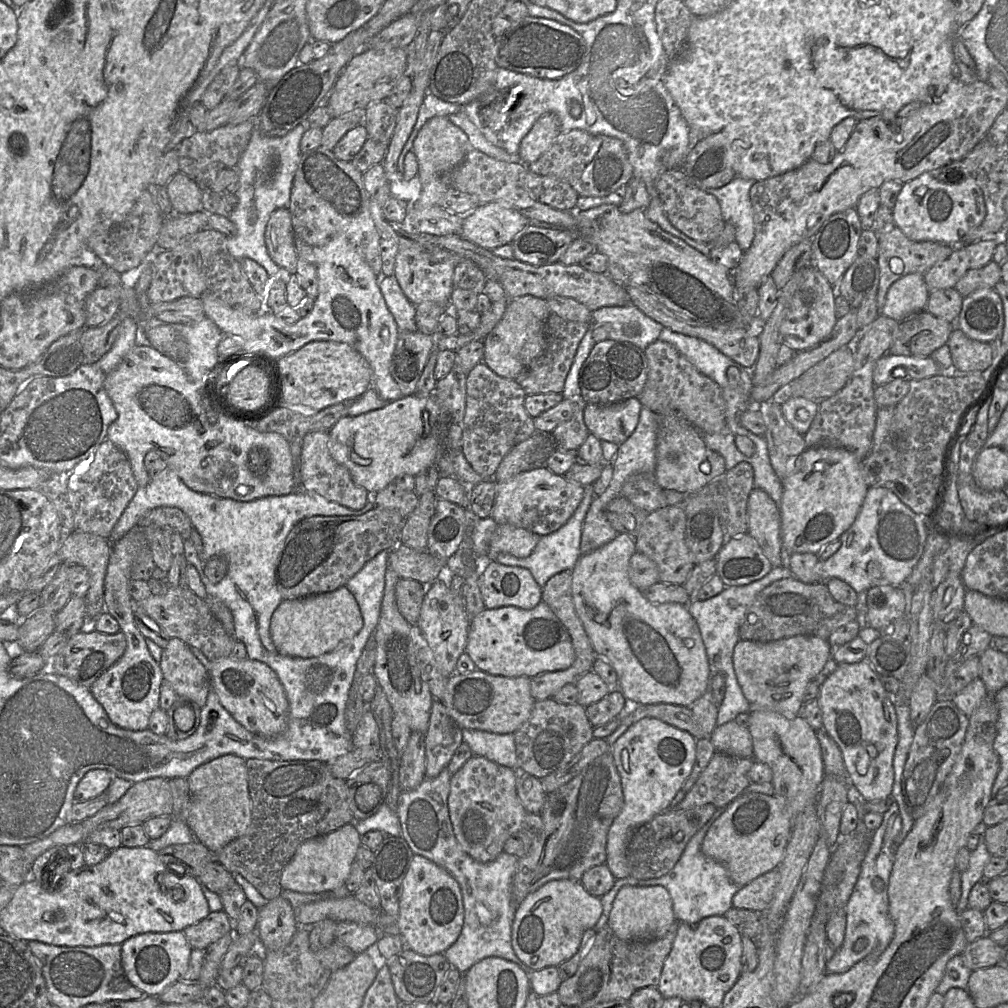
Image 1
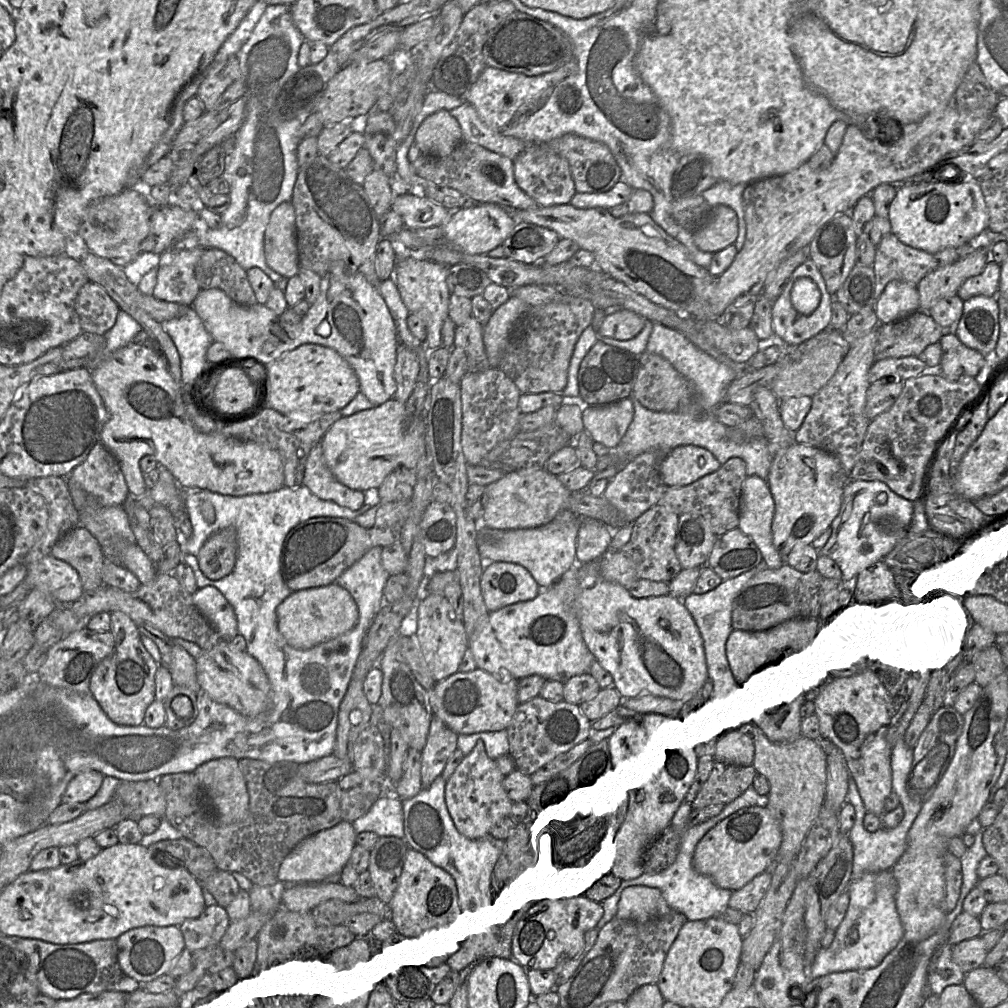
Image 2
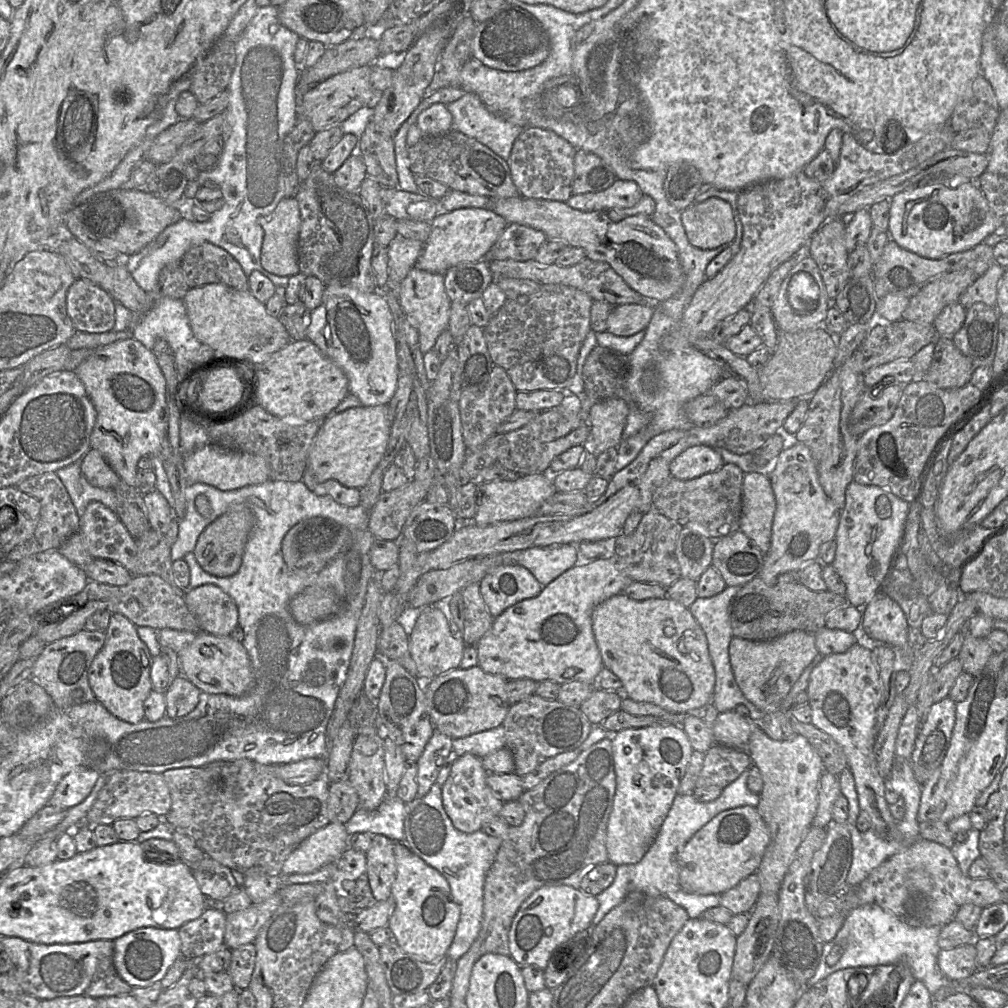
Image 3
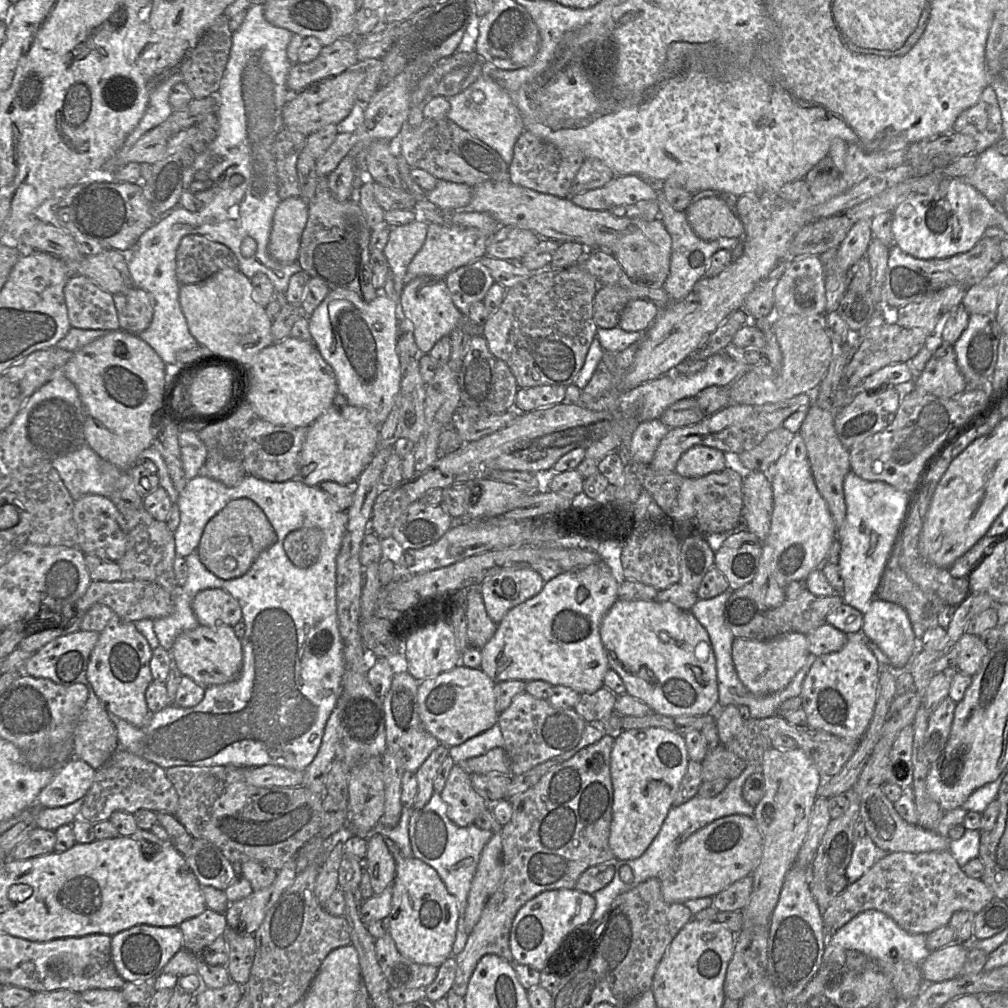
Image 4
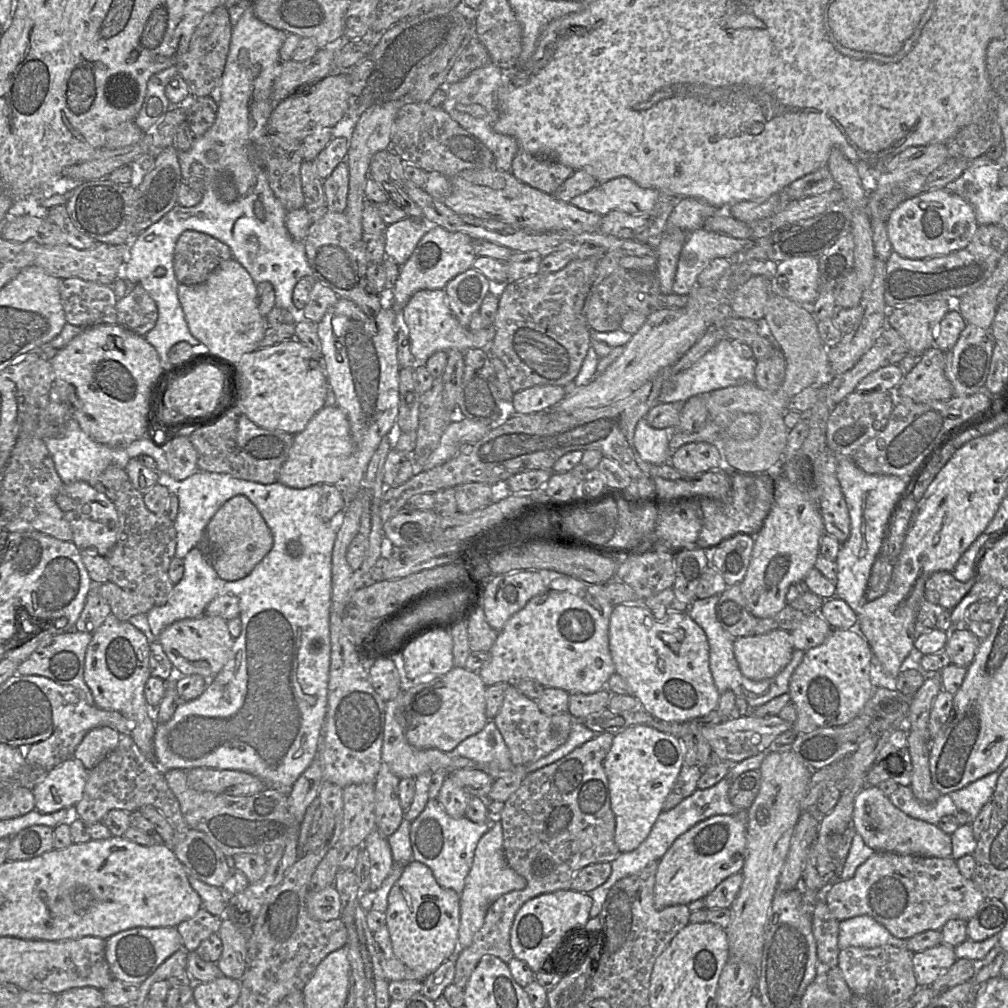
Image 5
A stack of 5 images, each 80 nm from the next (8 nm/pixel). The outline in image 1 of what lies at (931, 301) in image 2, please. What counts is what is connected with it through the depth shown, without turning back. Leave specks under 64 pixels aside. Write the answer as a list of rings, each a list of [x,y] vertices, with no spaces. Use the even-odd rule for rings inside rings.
[[[995,240],[977,241],[960,248],[945,260],[931,267],[923,276],[929,292],[954,288],[969,270],[979,269],[991,260],[997,246]]]

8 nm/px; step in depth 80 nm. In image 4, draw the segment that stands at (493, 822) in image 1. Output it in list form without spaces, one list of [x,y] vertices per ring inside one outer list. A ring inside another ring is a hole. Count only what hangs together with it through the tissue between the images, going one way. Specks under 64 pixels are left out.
[[[454,764],[440,793],[449,819],[459,827],[473,824],[475,818],[491,806],[471,785],[471,775]]]

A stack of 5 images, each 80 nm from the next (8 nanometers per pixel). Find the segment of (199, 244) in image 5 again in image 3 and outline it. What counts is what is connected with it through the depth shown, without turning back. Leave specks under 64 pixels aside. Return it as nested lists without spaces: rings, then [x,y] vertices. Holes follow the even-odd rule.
[[[202,243],[190,248],[182,256],[180,266],[189,288],[220,283],[238,291],[249,291],[248,277],[238,261],[214,244]]]

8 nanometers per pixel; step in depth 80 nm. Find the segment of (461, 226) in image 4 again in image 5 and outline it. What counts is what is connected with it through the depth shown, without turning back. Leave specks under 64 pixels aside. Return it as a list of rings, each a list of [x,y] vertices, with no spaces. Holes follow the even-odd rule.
[[[430,225],[409,259],[399,268],[399,276],[389,293],[393,306],[402,309],[419,290],[444,289],[451,279],[471,268],[477,257],[472,242],[473,239],[462,232],[449,232]]]

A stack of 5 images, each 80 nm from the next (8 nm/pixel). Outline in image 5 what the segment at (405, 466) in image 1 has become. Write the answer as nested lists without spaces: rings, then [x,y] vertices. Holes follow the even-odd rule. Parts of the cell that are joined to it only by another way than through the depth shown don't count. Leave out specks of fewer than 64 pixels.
[[[337,405],[325,406],[308,422],[302,432],[294,436],[293,445],[280,470],[279,483],[295,489],[304,489],[313,485],[337,484],[355,464],[355,447],[350,424],[345,412]]]

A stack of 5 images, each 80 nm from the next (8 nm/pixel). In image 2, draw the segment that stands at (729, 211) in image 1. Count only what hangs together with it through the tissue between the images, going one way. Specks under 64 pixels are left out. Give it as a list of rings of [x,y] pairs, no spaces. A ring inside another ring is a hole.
[[[719,181],[711,188],[701,193],[702,197],[712,207],[725,205],[734,210],[738,220],[738,235],[734,246],[738,251],[744,245],[746,237],[745,210],[743,192],[748,184],[733,184],[728,181]]]

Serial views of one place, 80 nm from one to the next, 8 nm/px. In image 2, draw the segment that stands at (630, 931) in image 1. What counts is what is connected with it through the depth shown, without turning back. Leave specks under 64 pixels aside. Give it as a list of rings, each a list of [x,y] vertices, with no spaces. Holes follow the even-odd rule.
[[[631,880],[623,881],[620,888],[622,892],[615,914],[619,919],[646,923],[672,911],[656,888],[631,885]]]

